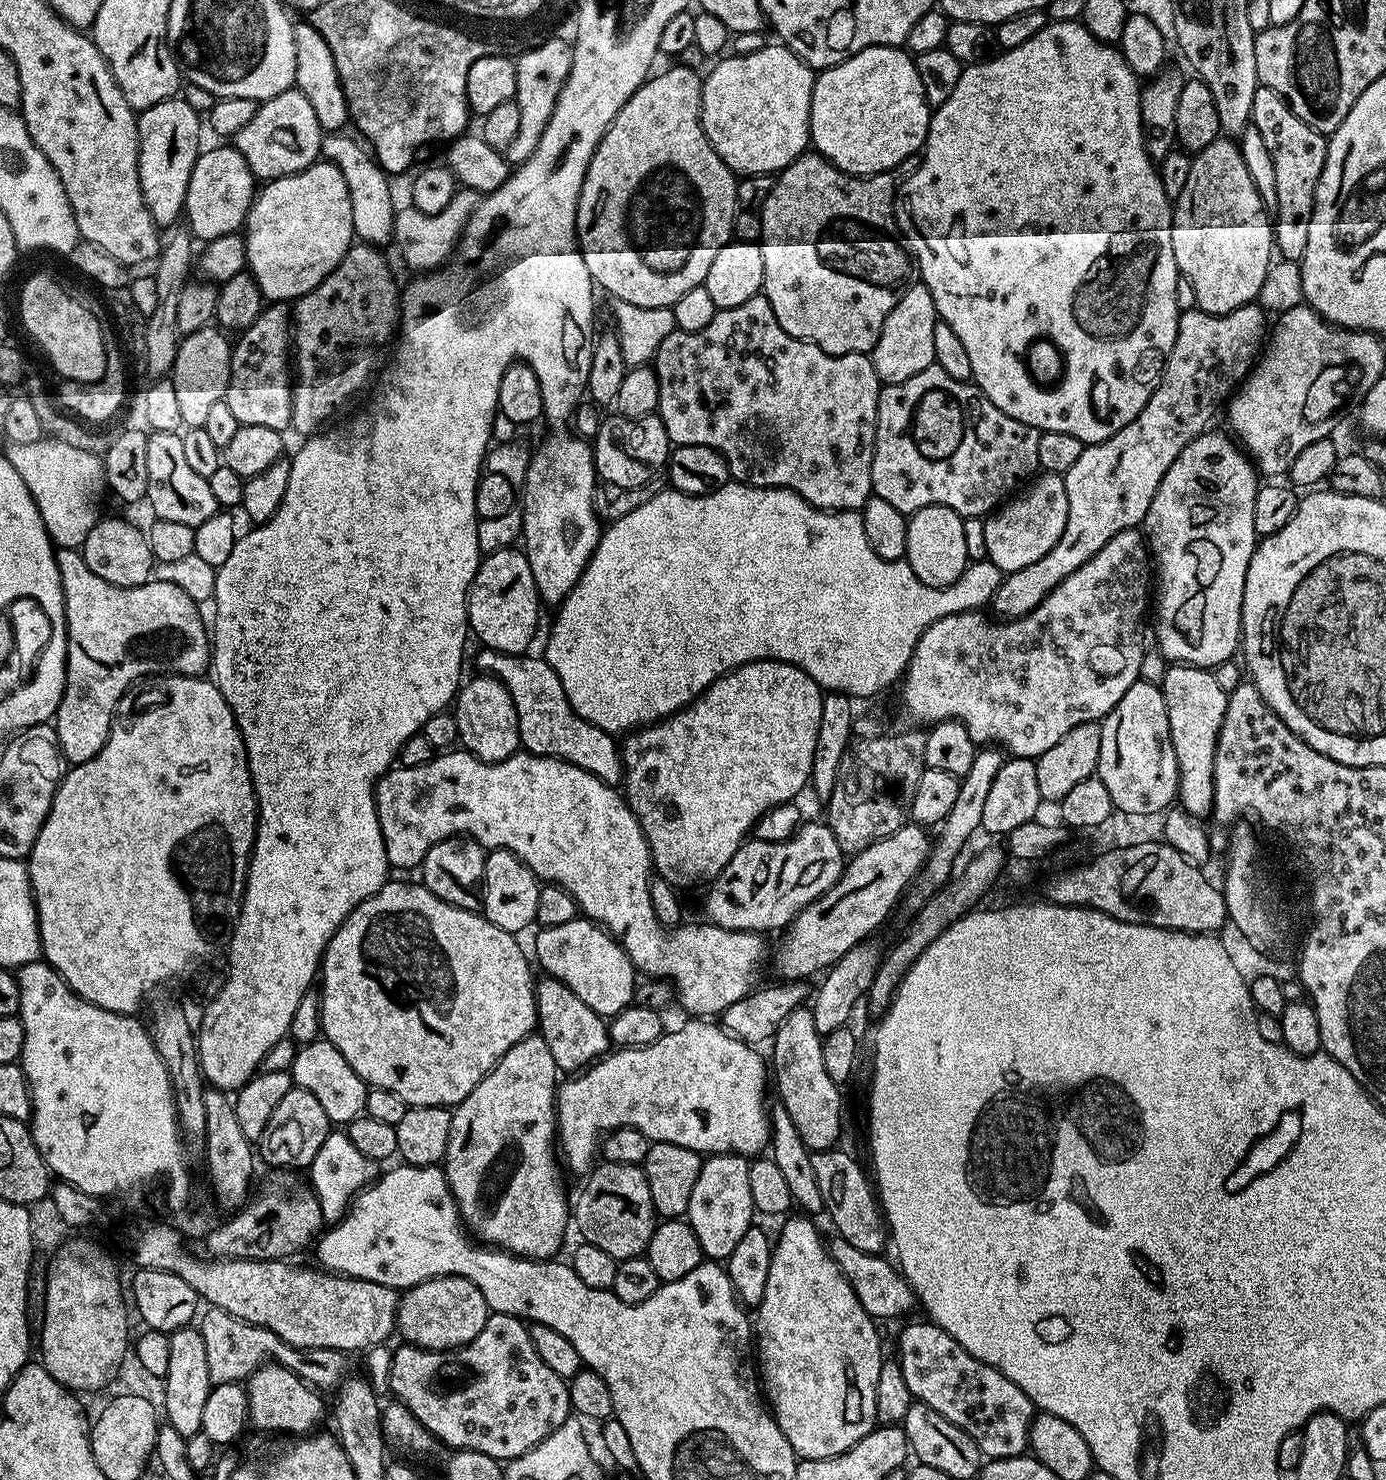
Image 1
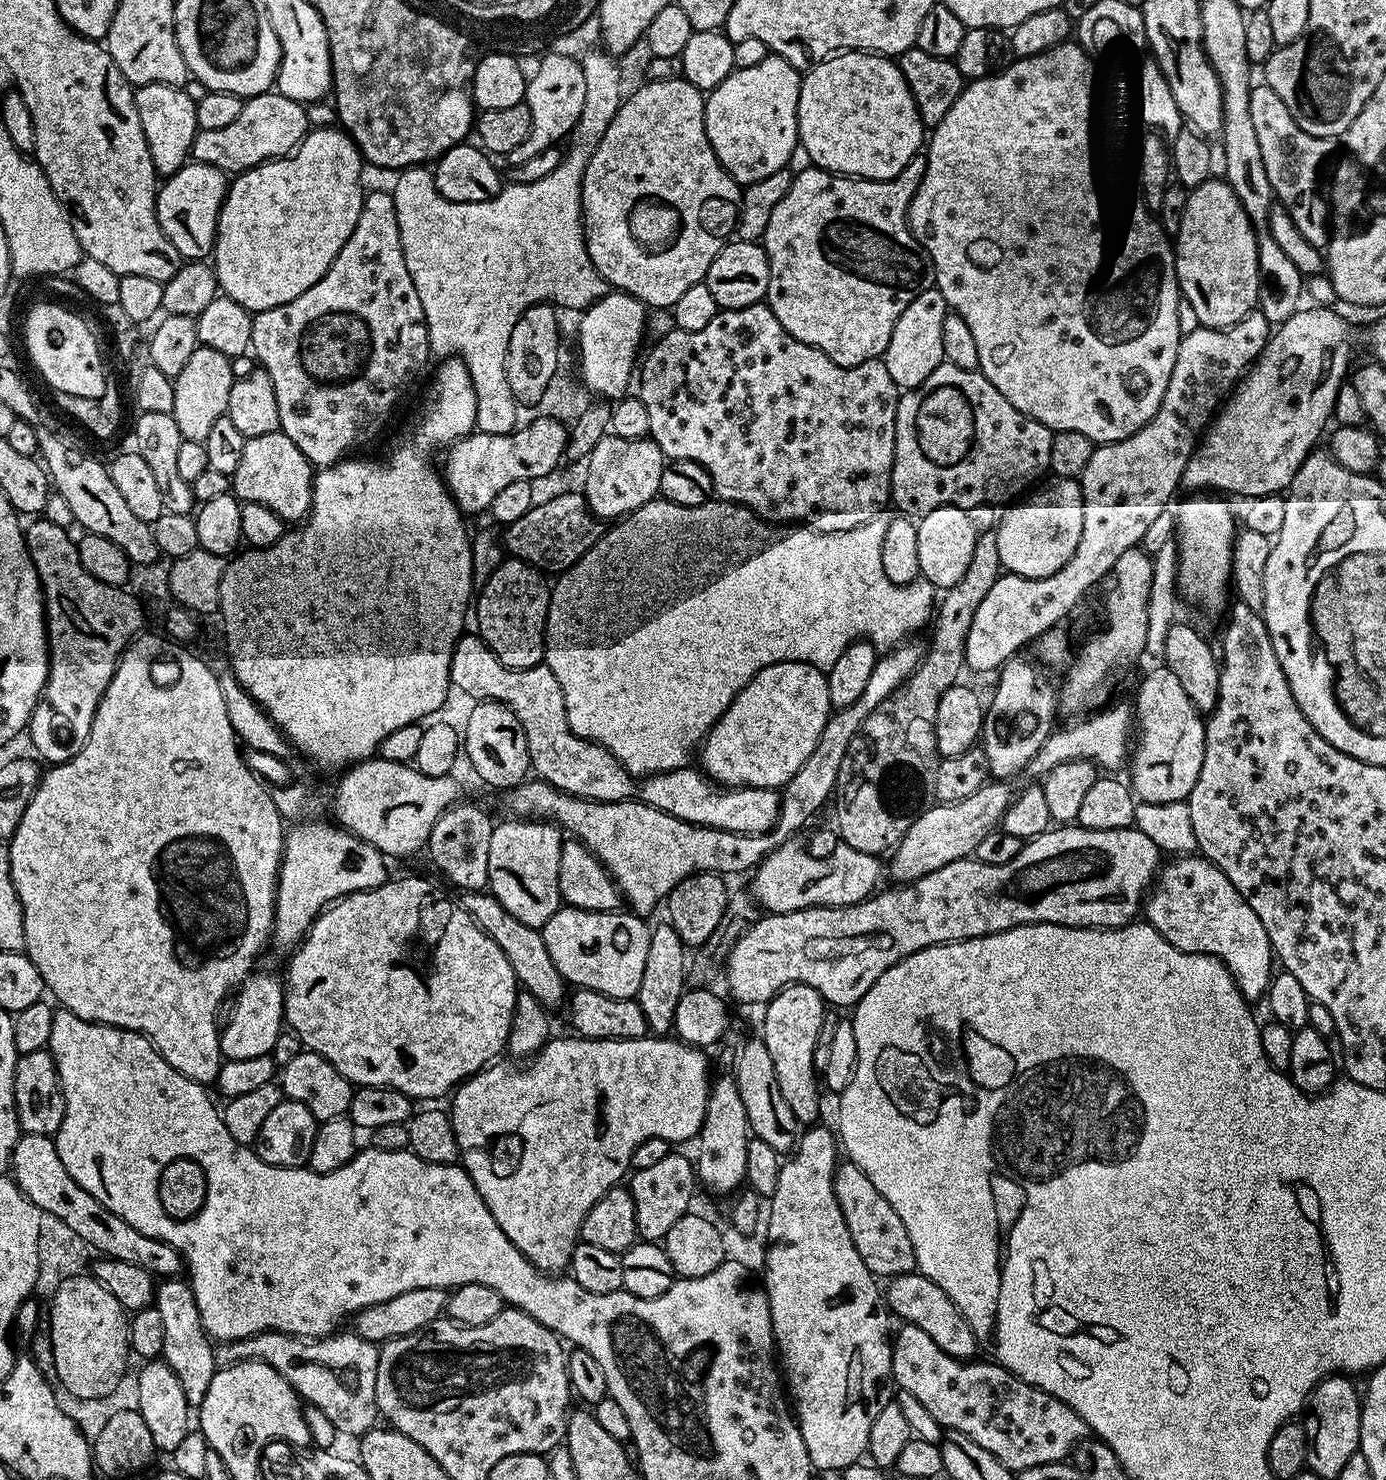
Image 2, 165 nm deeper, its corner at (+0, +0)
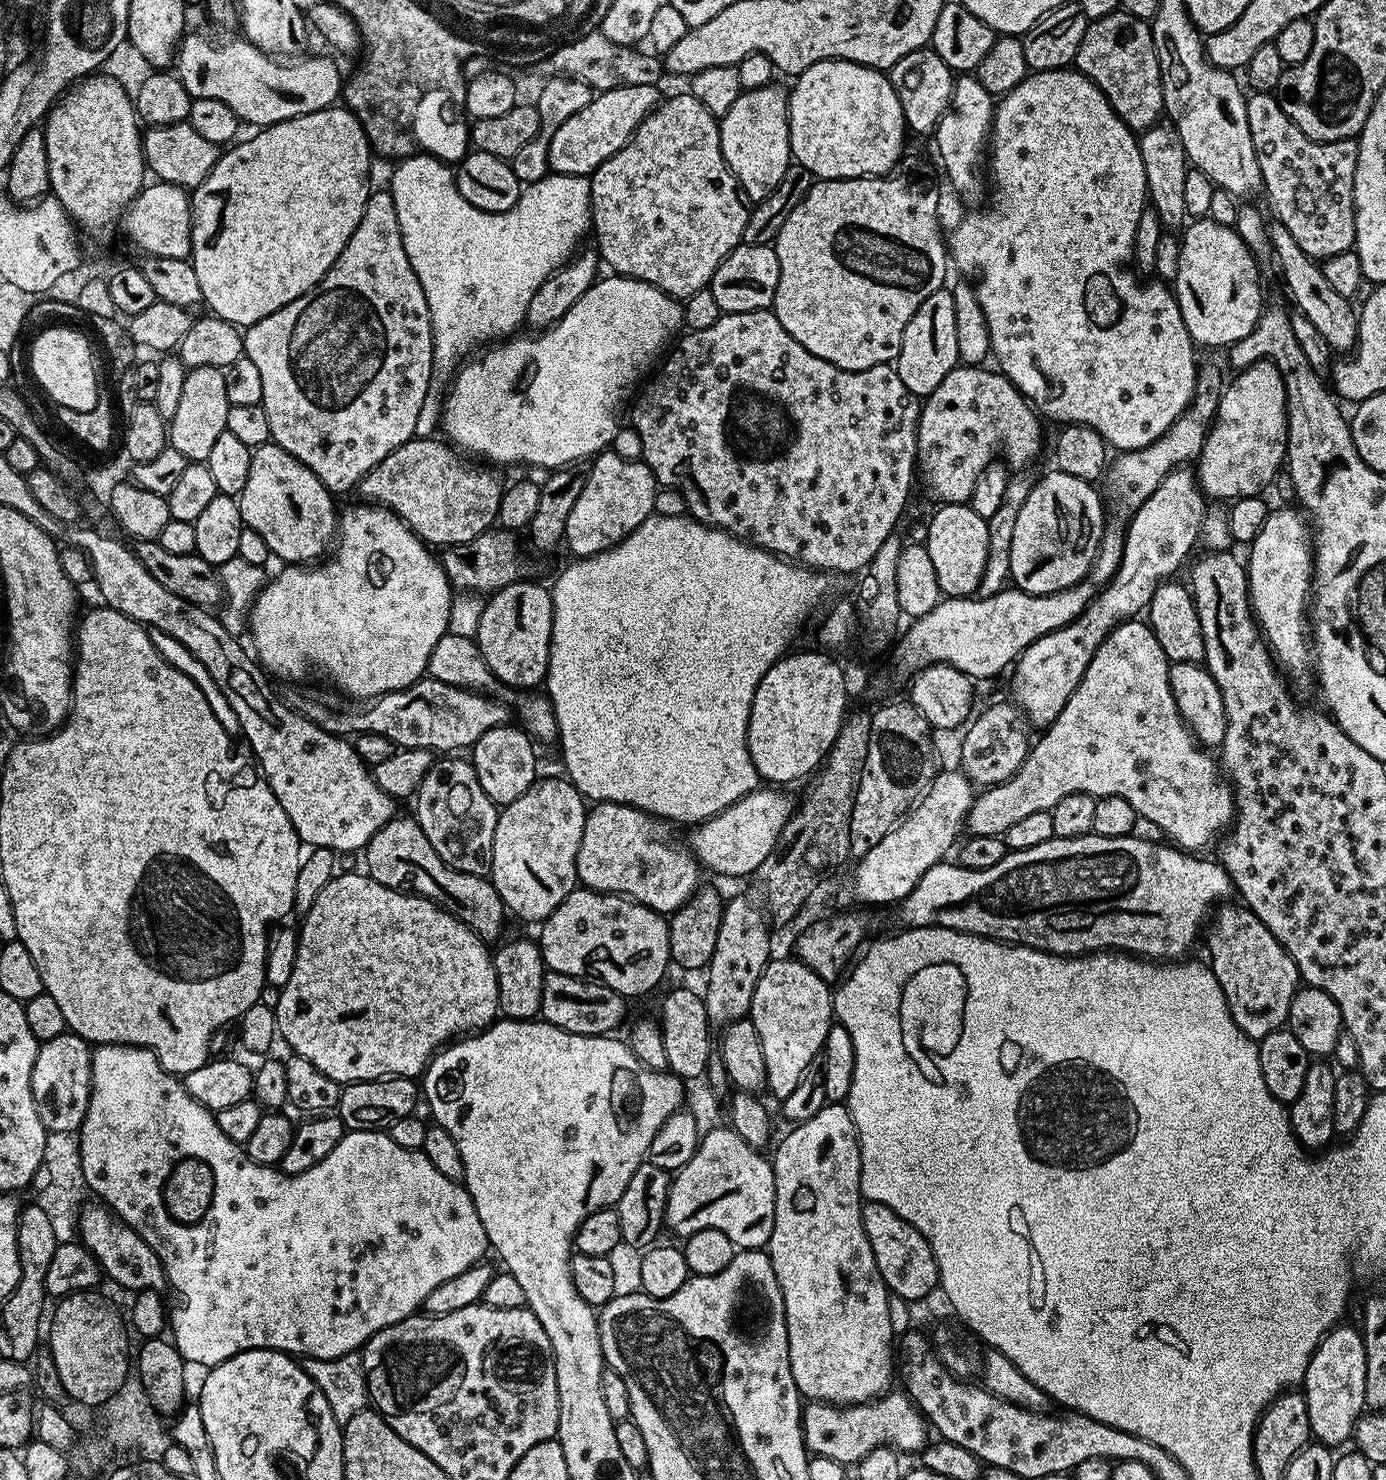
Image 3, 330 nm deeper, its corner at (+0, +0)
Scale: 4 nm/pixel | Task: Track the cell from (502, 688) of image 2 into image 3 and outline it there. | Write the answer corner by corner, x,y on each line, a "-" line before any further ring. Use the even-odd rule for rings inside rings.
445,632
442,638
438,638
438,646
430,650
428,659
427,675
438,682
446,682
450,686
468,688
472,692
482,692
485,694
498,694
499,699
509,705
511,711
518,719
519,727
523,728
533,741
548,744
557,739
556,715
552,709
552,702
547,695
536,690
517,690
507,687
490,670
486,658
482,658
482,650
473,638
458,638
458,634

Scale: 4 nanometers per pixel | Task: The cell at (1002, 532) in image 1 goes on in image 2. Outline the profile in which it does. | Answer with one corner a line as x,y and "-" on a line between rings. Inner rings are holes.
1060,478
1052,483
1056,484
1041,492
1033,491
1033,496
1025,504
1009,503
999,513
994,531
998,538
1000,566
1005,573
1026,578
1046,578
1062,570
1062,566
1070,562
1070,554
1078,550
1084,517
1080,481
1076,478

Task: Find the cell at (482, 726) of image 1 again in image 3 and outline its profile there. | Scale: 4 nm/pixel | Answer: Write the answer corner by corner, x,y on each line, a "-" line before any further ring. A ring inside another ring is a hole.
511,723
486,730
486,734
482,734
482,738
472,744
470,763
478,774
478,782
482,782
482,790
486,790
493,804
503,806
514,802
514,798
522,798
529,786
536,783
536,752
532,747
532,737
523,728

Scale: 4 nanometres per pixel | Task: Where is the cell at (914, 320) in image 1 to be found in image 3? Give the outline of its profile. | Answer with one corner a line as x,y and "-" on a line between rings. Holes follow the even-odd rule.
941,290
930,294
930,298
918,306
914,318
910,318
894,367
906,390
913,392
917,398
923,398
938,390
938,382
942,382
942,378
946,378
946,374
957,367
959,358
958,337
954,326
954,298
951,291

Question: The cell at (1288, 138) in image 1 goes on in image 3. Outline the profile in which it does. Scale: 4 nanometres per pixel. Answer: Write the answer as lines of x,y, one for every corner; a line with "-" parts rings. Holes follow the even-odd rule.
1252,92
1246,99
1246,119
1250,122
1250,142
1254,142
1254,154
1258,158
1258,166
1262,170
1262,178
1264,179
1263,191
1268,192
1268,204
1276,211
1275,219
1282,226
1286,226
1286,230
1290,230
1290,234
1294,234
1294,242
1298,242
1298,246
1302,246
1302,250
1306,250
1306,254
1317,262
1329,260
1331,256
1337,256
1343,252
1353,251
1356,243
1356,231
1354,230
1354,202
1352,201
1352,191
1354,190
1354,170
1358,162
1358,143
1355,139
1347,140
1311,140
1289,118
1282,110
1282,106
1276,101
1275,95
1271,92

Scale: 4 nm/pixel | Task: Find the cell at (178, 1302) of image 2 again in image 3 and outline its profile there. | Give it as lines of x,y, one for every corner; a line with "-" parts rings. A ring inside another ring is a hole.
100,1202
85,1203
79,1214
78,1240
94,1254
100,1263
101,1273
120,1287
128,1287
134,1293
165,1291
168,1279
164,1264
154,1250
130,1225
119,1219
111,1208

